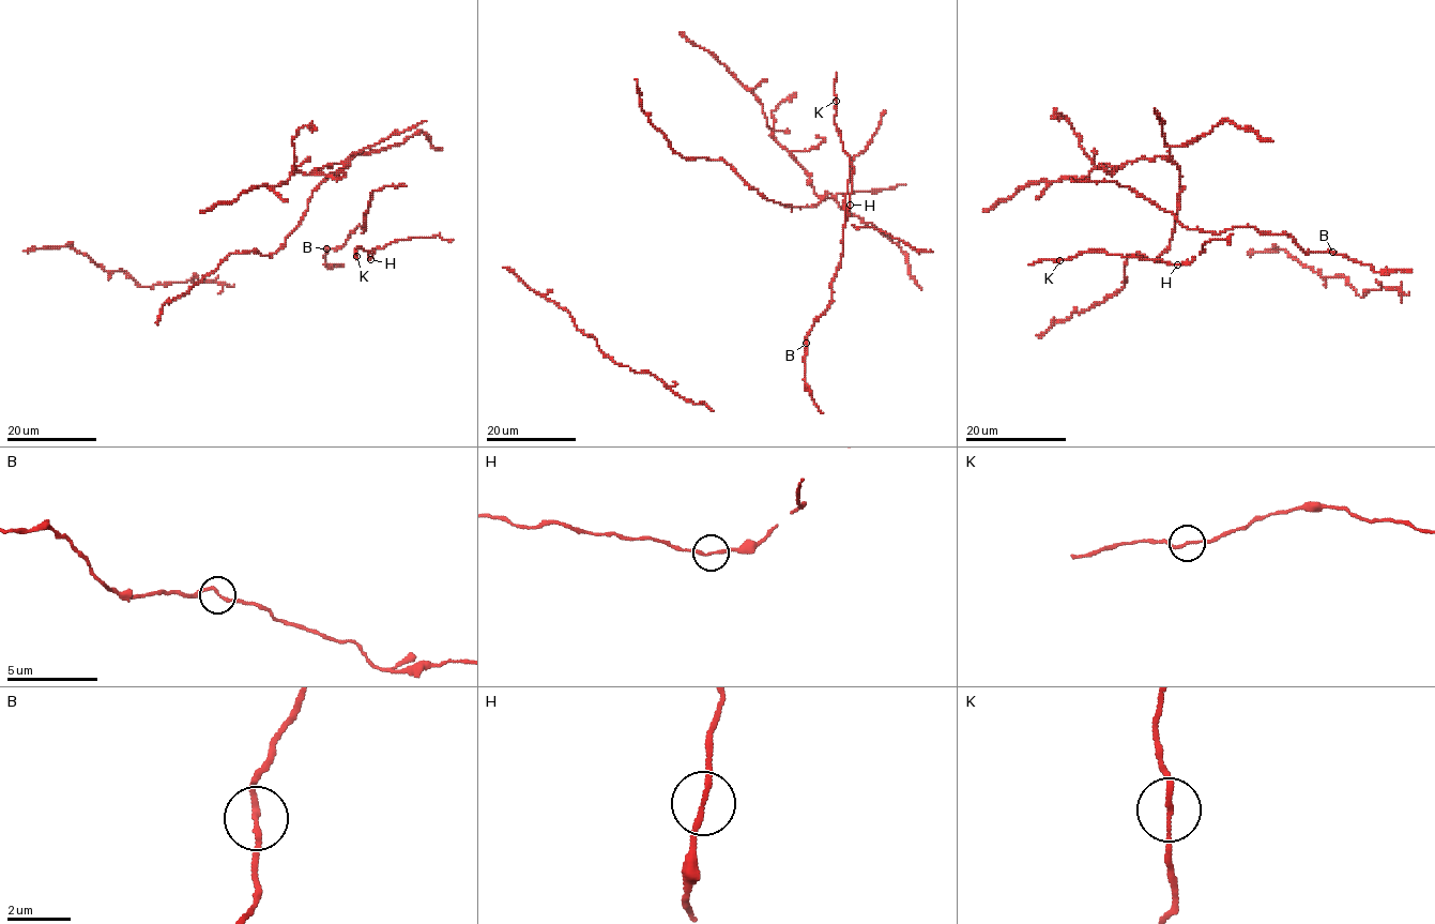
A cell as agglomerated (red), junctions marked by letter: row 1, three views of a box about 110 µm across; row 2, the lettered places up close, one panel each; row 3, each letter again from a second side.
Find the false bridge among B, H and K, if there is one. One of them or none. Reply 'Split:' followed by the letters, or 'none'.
Split: none

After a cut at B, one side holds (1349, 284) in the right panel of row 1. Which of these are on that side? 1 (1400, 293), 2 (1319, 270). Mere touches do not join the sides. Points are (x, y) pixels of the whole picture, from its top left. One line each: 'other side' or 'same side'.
1: same side
2: same side

